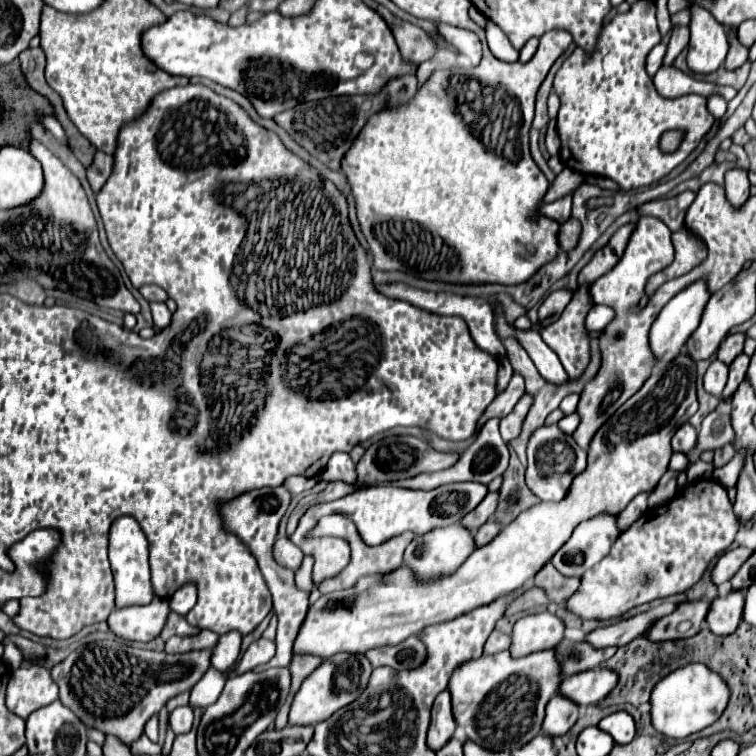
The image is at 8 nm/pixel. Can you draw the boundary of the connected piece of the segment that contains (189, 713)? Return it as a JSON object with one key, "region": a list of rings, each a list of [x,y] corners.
{"region":[[[184,705],[184,707],[176,707],[172,713],[170,713],[170,727],[176,735],[180,733],[188,733],[194,725],[194,711],[192,707]]]}

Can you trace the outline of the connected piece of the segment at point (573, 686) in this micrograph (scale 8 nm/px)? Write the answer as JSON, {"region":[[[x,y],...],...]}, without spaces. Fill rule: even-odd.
{"region":[[[596,667],[594,671],[584,671],[562,679],[560,695],[574,701],[576,705],[594,705],[604,699],[616,685],[614,671],[606,667]]]}

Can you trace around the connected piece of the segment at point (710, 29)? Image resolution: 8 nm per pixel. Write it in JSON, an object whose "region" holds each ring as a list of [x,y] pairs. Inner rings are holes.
{"region":[[[694,7],[690,21],[690,45],[688,45],[688,67],[696,73],[716,71],[728,53],[726,29],[720,25],[710,11]]]}

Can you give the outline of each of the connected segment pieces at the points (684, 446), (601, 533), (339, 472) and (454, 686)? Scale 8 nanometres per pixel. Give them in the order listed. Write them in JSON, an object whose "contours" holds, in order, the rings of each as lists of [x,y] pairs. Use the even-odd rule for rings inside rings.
{"contours":[[[[684,423],[676,433],[674,433],[674,439],[672,439],[672,449],[674,451],[682,451],[682,453],[688,453],[694,449],[696,445],[696,429],[690,425],[690,423]]],[[[600,513],[574,529],[574,535],[564,543],[554,559],[554,567],[566,577],[582,577],[612,549],[612,543],[620,537],[618,515]]],[[[336,451],[326,469],[322,471],[322,477],[326,477],[328,481],[334,481],[334,479],[340,479],[340,481],[346,481],[346,483],[354,483],[356,479],[356,471],[354,471],[354,463],[350,461],[350,455],[348,453],[342,453],[342,451]]],[[[554,649],[538,651],[522,659],[512,659],[508,651],[502,651],[466,661],[454,669],[448,681],[454,719],[458,727],[464,729],[466,737],[484,749],[518,749],[540,735],[544,707],[554,691],[558,691],[560,679],[558,663],[554,663]]]]}

